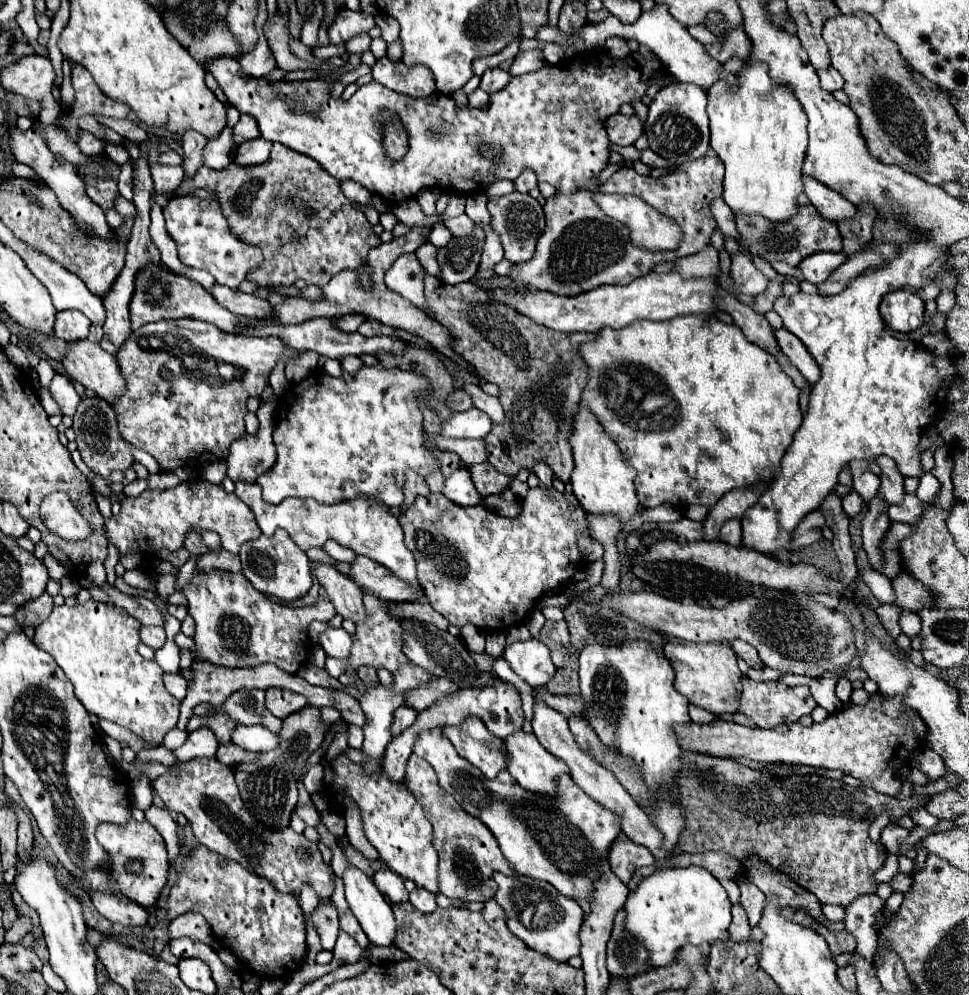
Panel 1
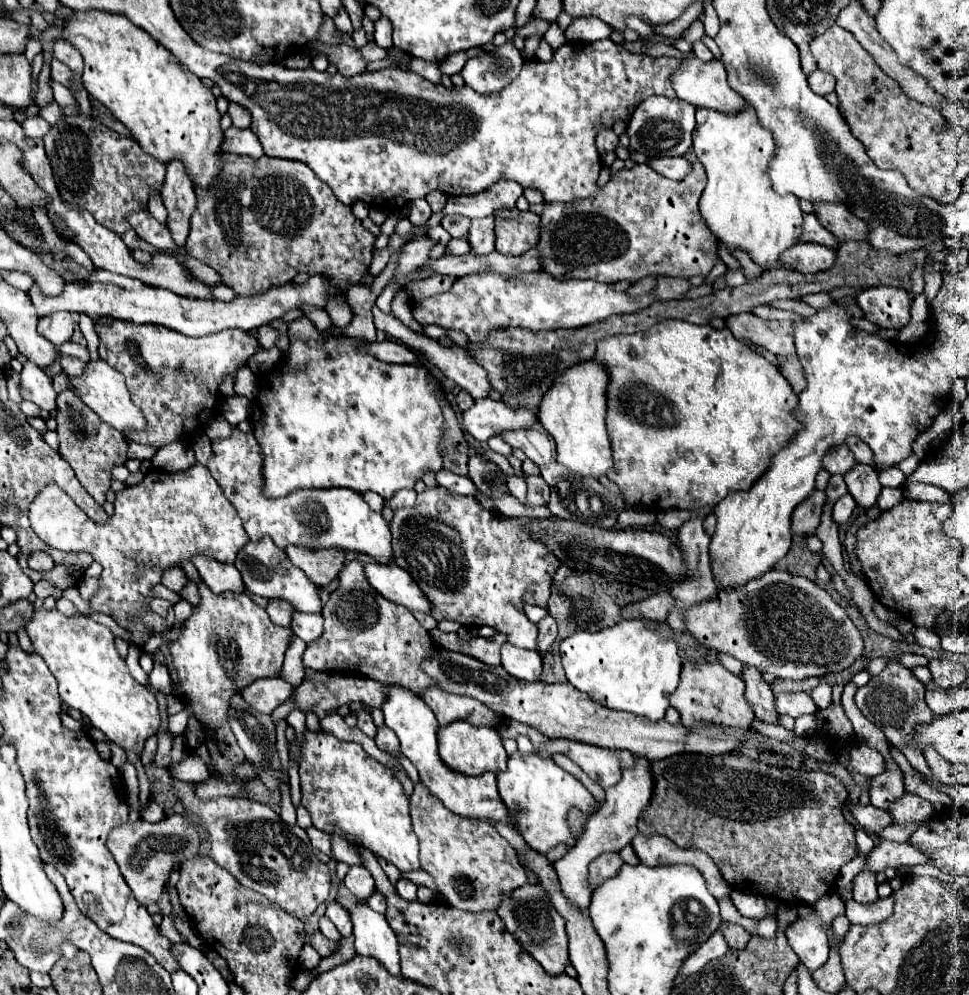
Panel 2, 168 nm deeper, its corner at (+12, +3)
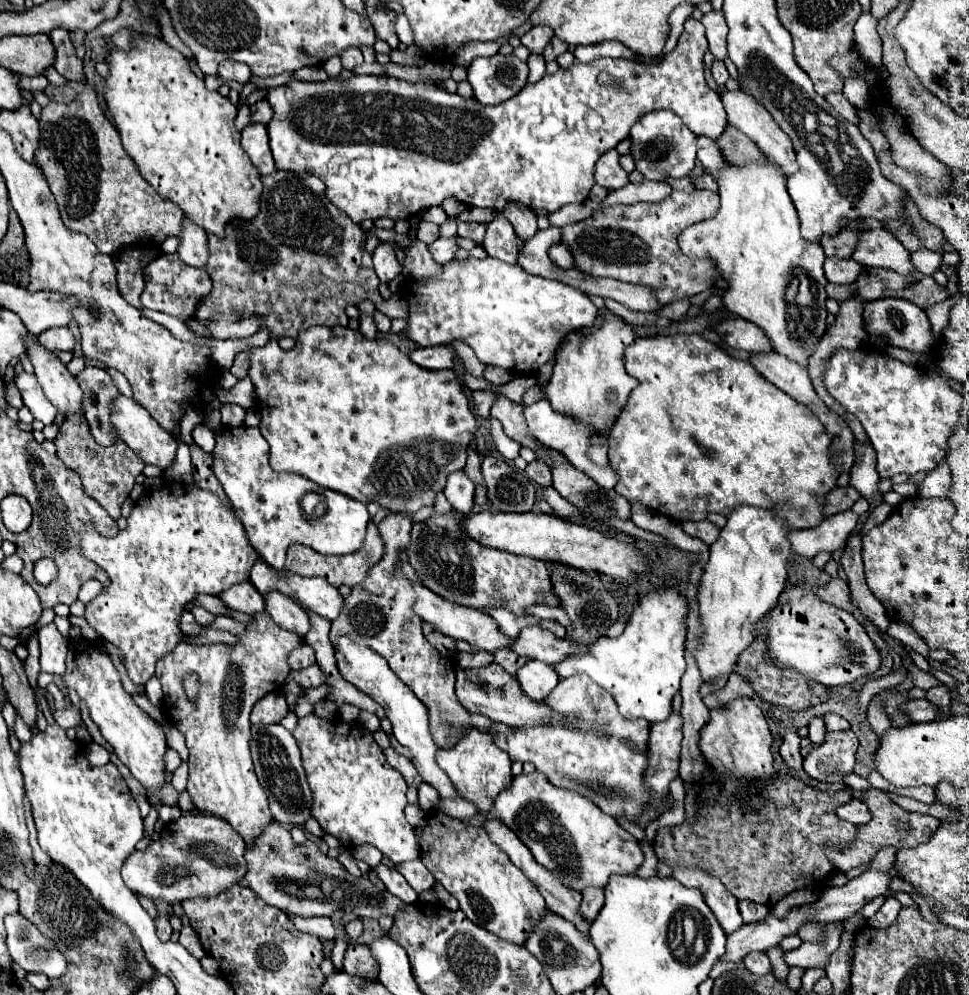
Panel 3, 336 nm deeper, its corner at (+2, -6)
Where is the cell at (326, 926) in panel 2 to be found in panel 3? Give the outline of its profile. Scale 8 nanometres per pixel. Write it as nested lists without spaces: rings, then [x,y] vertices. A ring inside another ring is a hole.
[[[287,914],[287,916],[289,916],[289,920],[293,920],[293,926],[301,932],[307,932],[307,934],[313,934],[313,936],[325,938],[325,940],[335,938],[335,928],[329,918],[299,918],[295,914]]]

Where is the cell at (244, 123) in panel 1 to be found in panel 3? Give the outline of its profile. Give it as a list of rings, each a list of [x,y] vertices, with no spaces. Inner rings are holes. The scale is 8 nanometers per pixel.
[[[267,100],[255,102],[255,104],[251,106],[251,112],[253,112],[251,122],[263,122],[263,124],[267,124],[267,122],[273,118],[273,108],[267,104]]]

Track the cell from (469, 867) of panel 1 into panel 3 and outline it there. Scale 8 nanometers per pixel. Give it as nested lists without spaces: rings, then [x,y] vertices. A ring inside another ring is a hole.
[[[441,812],[431,814],[421,836],[421,860],[435,880],[457,898],[461,912],[473,924],[493,932],[501,940],[525,944],[529,932],[533,932],[547,912],[545,900],[535,884],[489,840],[481,826],[471,828]]]

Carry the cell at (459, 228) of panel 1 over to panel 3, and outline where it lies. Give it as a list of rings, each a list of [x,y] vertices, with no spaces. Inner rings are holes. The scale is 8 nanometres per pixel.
[[[459,222],[457,236],[461,236],[461,238],[471,238],[471,240],[475,240],[477,244],[481,244],[481,242],[483,242],[483,236],[485,236],[485,224]]]

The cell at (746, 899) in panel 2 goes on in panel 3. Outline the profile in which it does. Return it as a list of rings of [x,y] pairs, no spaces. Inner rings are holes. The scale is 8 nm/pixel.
[[[743,900],[743,902],[739,902],[739,910],[741,910],[741,916],[743,916],[743,922],[745,924],[749,924],[749,922],[759,922],[759,920],[763,920],[765,916],[767,916],[767,906],[763,906],[763,904],[755,904],[755,902],[747,902],[747,900]]]

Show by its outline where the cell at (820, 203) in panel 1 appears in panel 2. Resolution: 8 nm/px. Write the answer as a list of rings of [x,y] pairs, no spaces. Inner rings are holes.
[[[813,203],[817,219],[831,231],[837,239],[865,239],[867,225],[857,219],[843,203]]]

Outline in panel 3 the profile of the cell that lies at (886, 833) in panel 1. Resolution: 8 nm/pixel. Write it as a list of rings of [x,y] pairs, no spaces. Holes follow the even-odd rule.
[[[851,798],[847,804],[841,804],[841,806],[835,810],[835,814],[837,814],[839,818],[851,822],[851,824],[865,824],[865,822],[871,820],[871,814],[869,814],[867,806],[865,806],[861,800],[857,800],[857,798]]]

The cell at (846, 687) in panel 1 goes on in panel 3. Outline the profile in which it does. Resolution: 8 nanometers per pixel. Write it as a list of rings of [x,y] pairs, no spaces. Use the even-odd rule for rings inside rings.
[[[825,714],[823,720],[825,720],[827,730],[847,730],[847,728],[851,728],[851,724],[839,714]]]

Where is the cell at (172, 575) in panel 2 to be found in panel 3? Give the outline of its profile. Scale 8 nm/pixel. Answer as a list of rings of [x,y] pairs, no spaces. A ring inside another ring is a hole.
[[[199,596],[193,600],[197,606],[207,608],[211,614],[215,616],[227,616],[227,606],[221,604],[221,600],[217,596]]]

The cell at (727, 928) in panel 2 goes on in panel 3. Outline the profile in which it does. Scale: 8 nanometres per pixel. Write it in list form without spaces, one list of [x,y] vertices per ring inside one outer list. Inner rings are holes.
[[[749,952],[745,958],[743,958],[747,970],[751,970],[753,974],[759,974],[759,976],[765,976],[771,972],[771,962],[767,958],[765,952]]]

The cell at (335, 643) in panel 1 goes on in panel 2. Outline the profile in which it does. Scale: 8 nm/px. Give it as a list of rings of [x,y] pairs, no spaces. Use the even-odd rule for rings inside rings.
[[[295,611],[293,615],[293,623],[291,629],[297,637],[301,637],[305,643],[313,643],[323,635],[323,615],[307,615],[307,613],[299,613]]]

